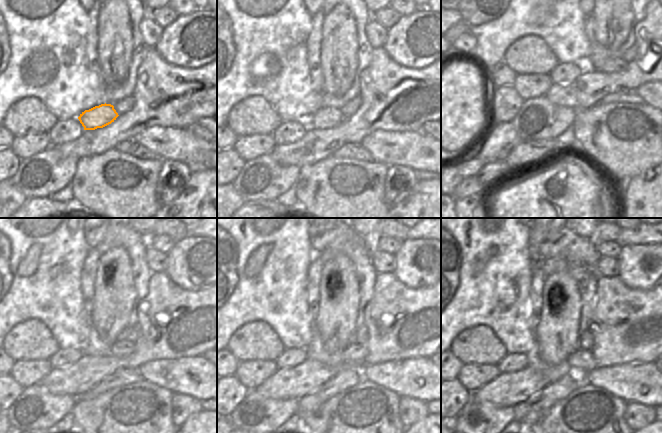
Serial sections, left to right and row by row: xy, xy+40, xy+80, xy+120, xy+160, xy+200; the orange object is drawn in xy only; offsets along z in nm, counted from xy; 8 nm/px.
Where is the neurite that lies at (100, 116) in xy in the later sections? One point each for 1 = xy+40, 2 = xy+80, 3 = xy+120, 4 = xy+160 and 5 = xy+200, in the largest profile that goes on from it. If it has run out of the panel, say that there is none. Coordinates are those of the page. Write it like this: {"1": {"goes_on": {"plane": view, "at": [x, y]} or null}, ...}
{"1": {"goes_on": {"plane": "xy+40", "at": [326, 117]}}, "2": {"goes_on": {"plane": "xy+80", "at": [545, 119]}}, "3": {"goes_on": {"plane": "xy+120", "at": [96, 347]}}, "4": {"goes_on": {"plane": "xy+160", "at": [352, 356]}}, "5": {"goes_on": {"plane": "xy+200", "at": [581, 360]}}}

